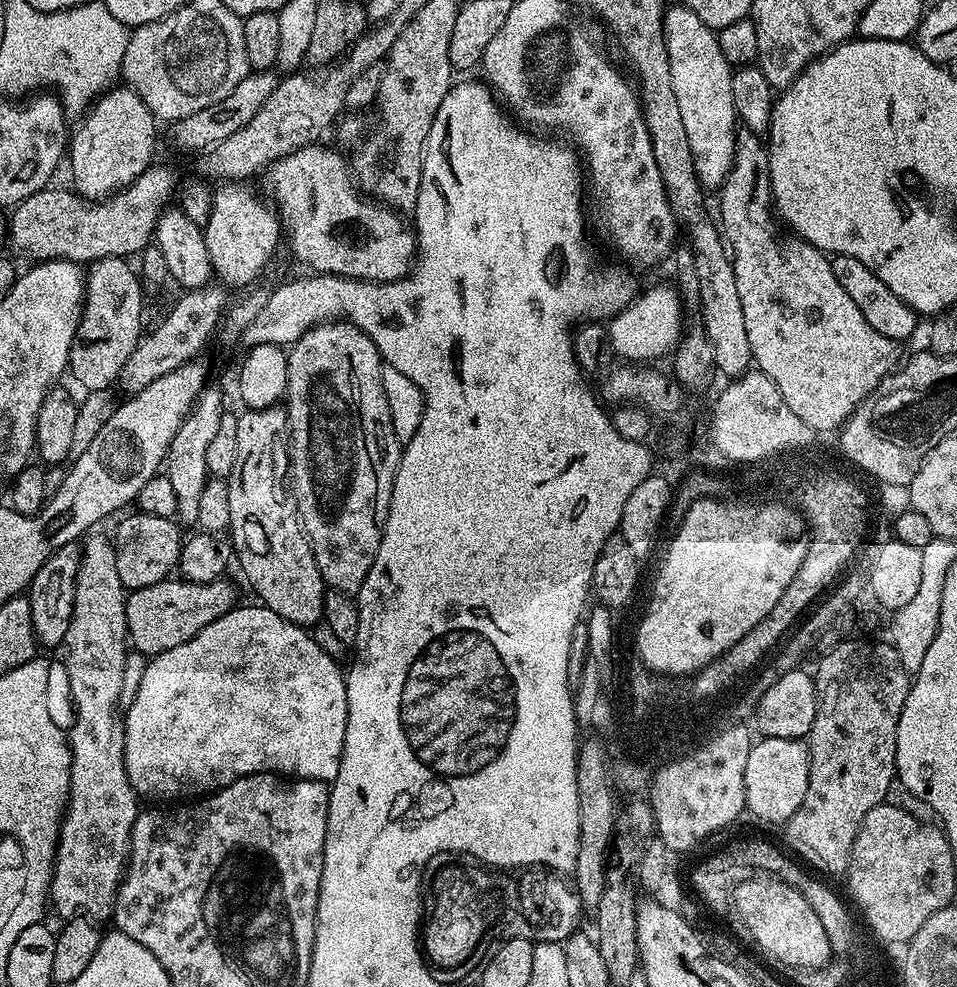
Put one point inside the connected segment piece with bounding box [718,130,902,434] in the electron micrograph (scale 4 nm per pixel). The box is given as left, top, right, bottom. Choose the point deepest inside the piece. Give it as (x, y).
(806, 335)

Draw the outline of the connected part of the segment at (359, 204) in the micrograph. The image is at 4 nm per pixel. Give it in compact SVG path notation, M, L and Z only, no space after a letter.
M314 143L299 148L281 160L272 161L263 173L264 188L272 195L271 203L278 209L286 244L292 247L297 262L316 274L348 276L351 280L365 282L401 280L408 275L416 259L416 234L409 221L407 224L399 211L361 195L345 157L343 160L334 149L320 147L319 143Z

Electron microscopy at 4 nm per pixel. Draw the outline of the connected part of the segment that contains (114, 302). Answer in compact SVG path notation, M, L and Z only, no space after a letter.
M107 256L101 260L94 260L86 268L84 281L84 313L80 315L80 325L68 355L70 376L73 376L84 388L92 392L100 392L117 383L122 366L126 366L126 358L135 350L136 343L142 335L140 315L144 312L144 292L141 277L137 269L131 268L129 261L122 256Z

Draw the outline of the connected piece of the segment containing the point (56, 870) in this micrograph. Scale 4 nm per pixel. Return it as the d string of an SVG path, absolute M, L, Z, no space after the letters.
M92 534L83 541L80 565L74 586L74 612L70 614L70 630L62 645L64 676L72 695L76 717L72 729L67 729L68 744L72 748L68 807L60 821L60 843L56 846L56 864L52 867L52 884L48 888L50 908L63 918L91 918L101 922L113 915L116 891L124 879L128 862L128 843L138 811L138 797L130 786L124 765L124 721L116 716L116 707L122 703L122 674L124 659L130 651L128 623L126 622L126 589L118 578L116 545L111 539Z

